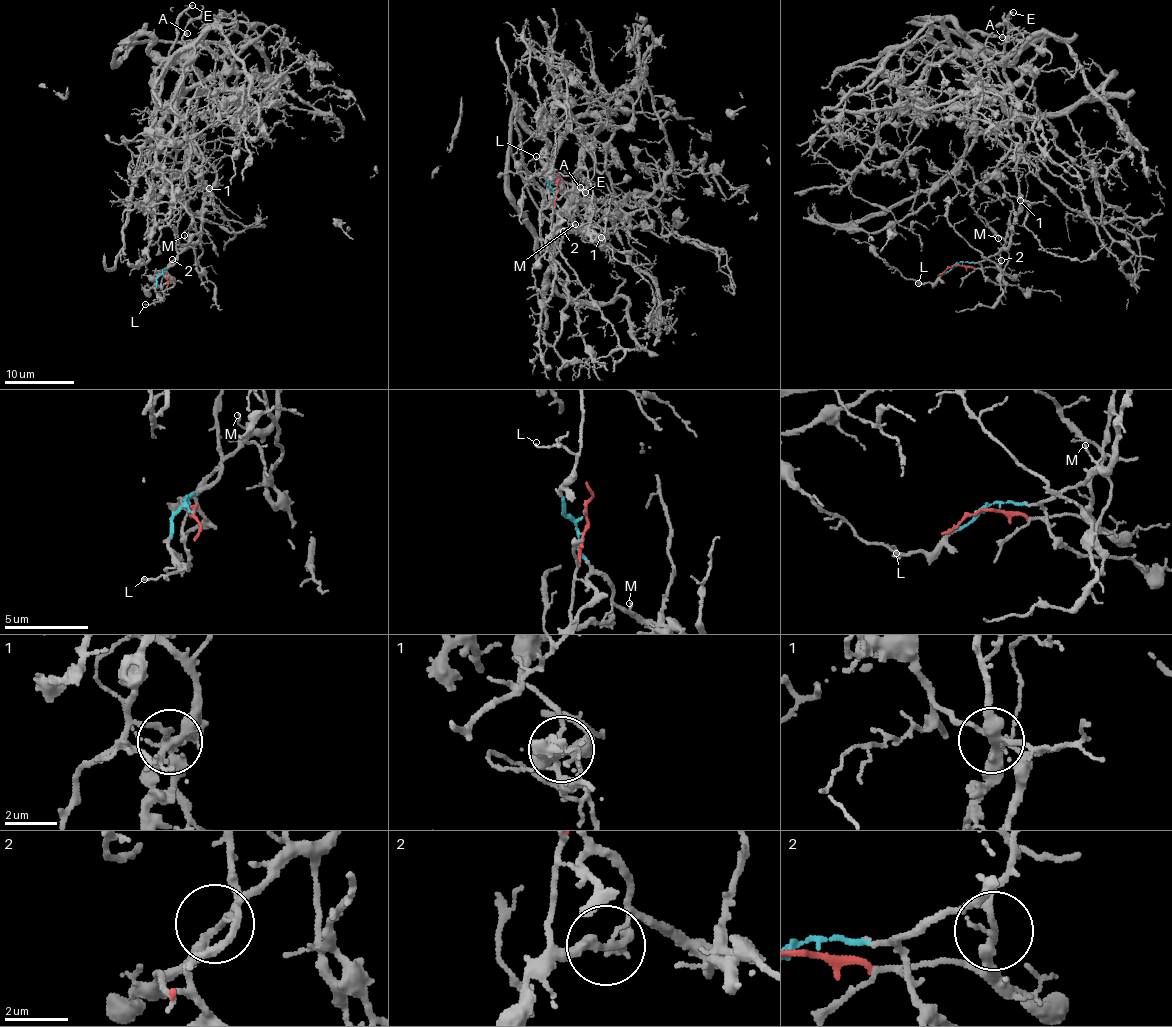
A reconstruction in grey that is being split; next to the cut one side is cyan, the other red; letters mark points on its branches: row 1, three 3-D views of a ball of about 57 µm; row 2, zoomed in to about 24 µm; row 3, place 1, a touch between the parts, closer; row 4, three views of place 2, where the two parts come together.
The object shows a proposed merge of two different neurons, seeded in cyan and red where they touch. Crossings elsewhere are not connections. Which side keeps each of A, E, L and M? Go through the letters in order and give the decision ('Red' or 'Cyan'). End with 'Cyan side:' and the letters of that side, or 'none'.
A: Cyan
E: Red
L: Cyan
M: Cyan
Cyan side: A, L, M

